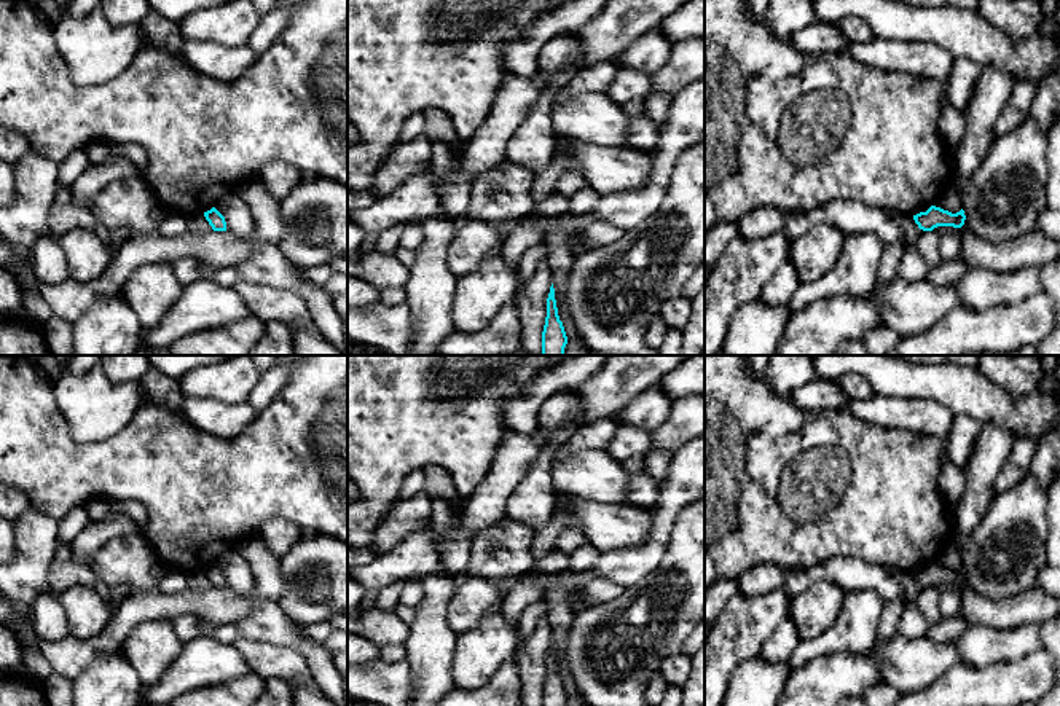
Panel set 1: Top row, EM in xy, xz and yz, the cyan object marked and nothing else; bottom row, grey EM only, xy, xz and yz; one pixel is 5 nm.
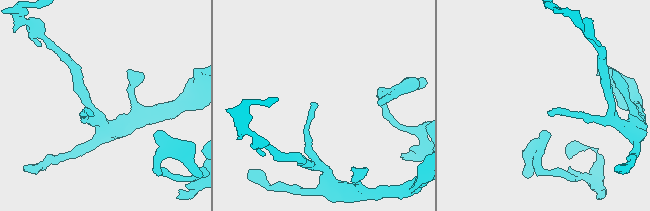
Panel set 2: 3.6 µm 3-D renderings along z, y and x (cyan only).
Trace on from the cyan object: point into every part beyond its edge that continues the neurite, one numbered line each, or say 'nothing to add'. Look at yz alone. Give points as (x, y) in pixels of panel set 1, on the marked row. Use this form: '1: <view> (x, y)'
1: yz (893, 252)

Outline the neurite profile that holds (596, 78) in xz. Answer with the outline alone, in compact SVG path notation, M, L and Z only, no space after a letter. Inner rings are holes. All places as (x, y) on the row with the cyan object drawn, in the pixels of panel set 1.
M607 61L582 69L567 81L566 86L556 91L555 97L571 99L588 92L606 94L617 72L618 64Z

